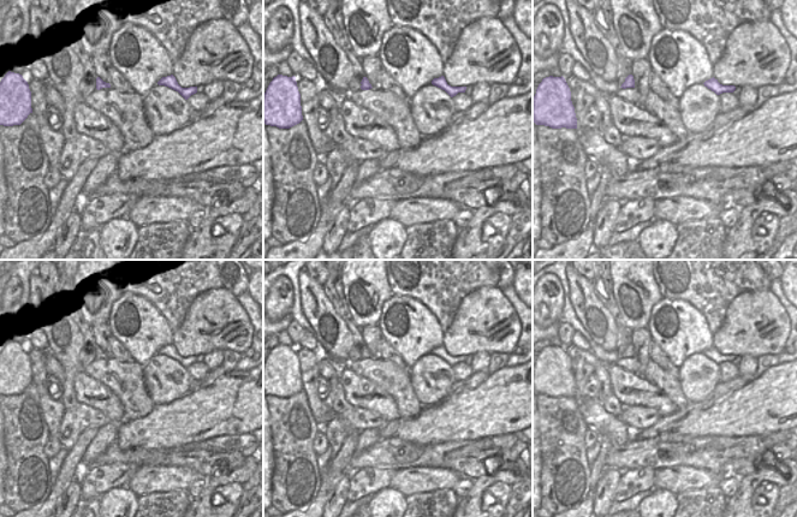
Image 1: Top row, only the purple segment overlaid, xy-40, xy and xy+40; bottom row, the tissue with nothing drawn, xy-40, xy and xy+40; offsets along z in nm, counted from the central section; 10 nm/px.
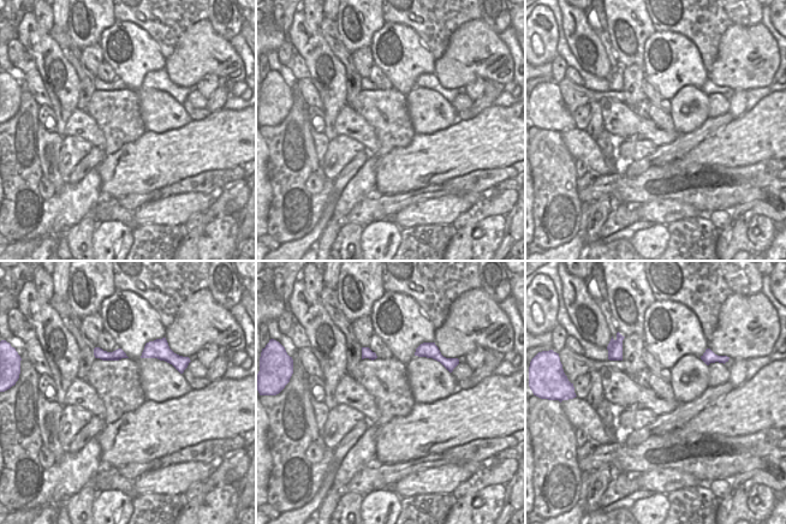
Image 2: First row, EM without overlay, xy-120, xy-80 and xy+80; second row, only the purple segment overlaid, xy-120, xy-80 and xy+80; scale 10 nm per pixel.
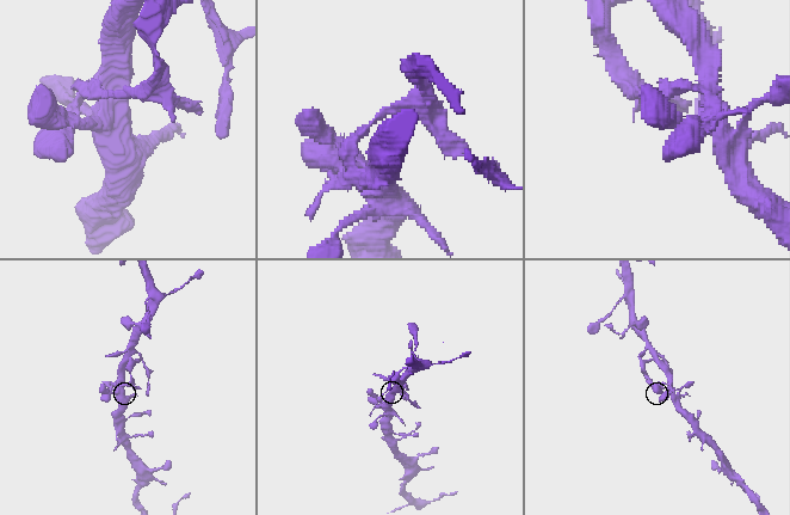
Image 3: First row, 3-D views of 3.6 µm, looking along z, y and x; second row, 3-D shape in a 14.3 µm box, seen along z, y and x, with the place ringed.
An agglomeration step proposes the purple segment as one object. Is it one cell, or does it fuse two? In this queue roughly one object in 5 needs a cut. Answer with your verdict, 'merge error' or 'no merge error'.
merge error

